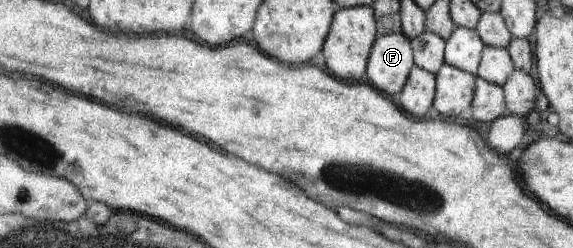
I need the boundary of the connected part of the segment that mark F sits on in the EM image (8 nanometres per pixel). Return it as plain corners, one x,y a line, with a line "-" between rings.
404,32
378,36
366,76
377,89
397,98
415,65
412,39

